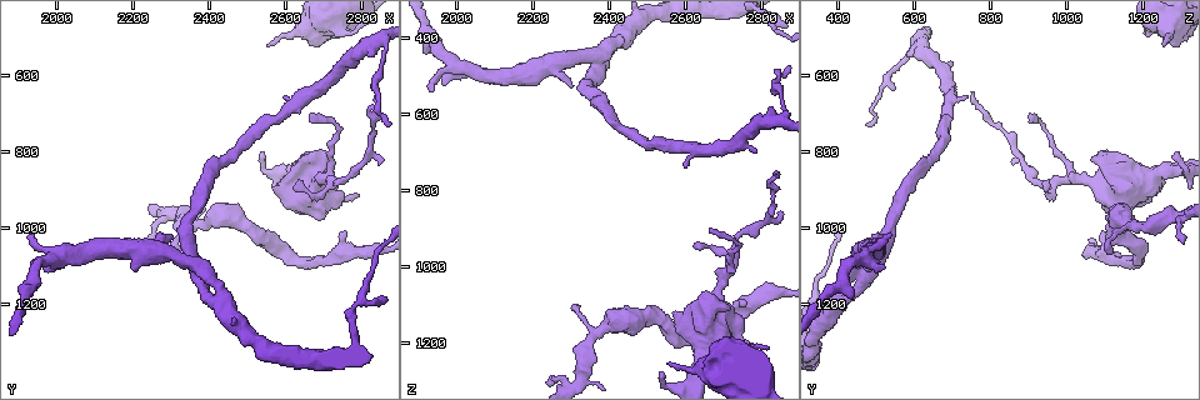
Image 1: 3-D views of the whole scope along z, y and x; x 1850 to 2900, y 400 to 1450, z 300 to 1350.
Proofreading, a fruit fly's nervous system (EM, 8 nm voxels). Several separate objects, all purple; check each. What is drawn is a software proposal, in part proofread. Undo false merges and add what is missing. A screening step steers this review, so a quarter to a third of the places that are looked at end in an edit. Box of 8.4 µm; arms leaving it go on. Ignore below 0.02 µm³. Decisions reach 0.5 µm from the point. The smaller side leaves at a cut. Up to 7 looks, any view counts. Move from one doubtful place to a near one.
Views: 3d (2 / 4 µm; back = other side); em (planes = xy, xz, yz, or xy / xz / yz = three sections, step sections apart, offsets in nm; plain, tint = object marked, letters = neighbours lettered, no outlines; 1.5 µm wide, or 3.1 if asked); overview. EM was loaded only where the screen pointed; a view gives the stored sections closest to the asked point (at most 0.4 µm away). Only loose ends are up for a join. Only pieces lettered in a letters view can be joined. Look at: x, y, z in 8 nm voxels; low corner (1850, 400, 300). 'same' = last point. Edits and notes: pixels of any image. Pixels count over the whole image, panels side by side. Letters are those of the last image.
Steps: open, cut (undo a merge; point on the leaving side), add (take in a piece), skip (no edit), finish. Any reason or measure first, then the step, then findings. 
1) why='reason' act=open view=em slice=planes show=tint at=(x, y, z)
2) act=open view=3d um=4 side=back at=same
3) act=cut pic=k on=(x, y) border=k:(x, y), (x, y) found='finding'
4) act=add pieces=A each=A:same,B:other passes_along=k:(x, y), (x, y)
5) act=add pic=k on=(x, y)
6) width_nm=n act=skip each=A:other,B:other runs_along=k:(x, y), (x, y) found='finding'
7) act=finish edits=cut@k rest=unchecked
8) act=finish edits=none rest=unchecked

why='free end' act=open view=em slice=planes show=letters at=(2530, 805, 1300)

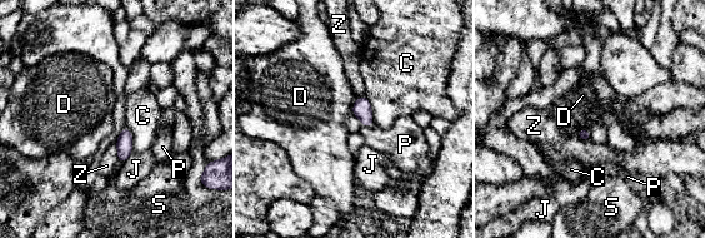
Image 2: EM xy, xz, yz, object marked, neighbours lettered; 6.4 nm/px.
act=skip each=C:other,D:other,J:other,P:other,S:other,Z:other found='none of them fits'

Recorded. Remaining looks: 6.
why='an open end' act=open view=em slice=planes show=tint at=(2755, 1010, 1095)

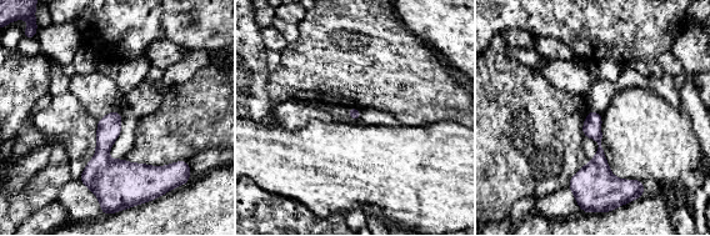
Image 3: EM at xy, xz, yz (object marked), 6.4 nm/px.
why='see the neighbours' act=open view=em slice=planes show=letters at=same

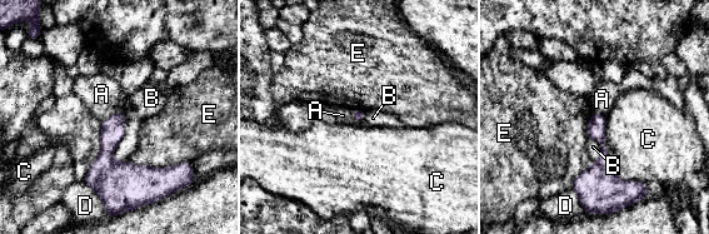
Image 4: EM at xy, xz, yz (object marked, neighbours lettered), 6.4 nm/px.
act=skip each=A:other,B:other,C:other,D:other,E:other border=4:(125, 159), (159, 168), (190, 163) found='no lettered piece goes on from it'

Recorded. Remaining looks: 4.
why='closes a loop' act=open view=em slice=yz step=8 show=tint at=(2300, 1020, 530)

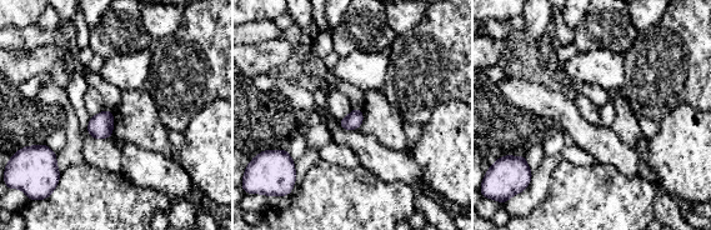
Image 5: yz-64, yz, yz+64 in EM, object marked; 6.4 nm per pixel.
why='cut it another way' act=open view=em slice=planes show=letters at=same

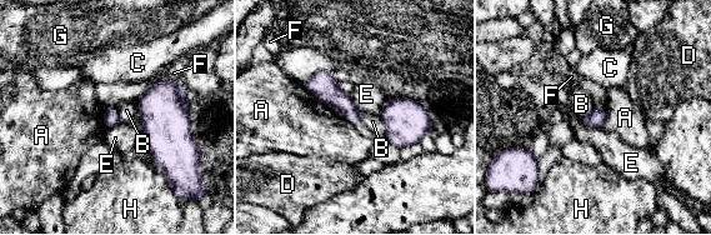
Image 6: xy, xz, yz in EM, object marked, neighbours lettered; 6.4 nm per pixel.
width_nm=100 act=skip each=A:other,B:other,C:other,D:other,E:other,F:other,G:other,H:other border=6:(303, 85), (355, 128) found='one cell here'

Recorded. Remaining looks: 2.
act=finish edits=none rest=unchecked

